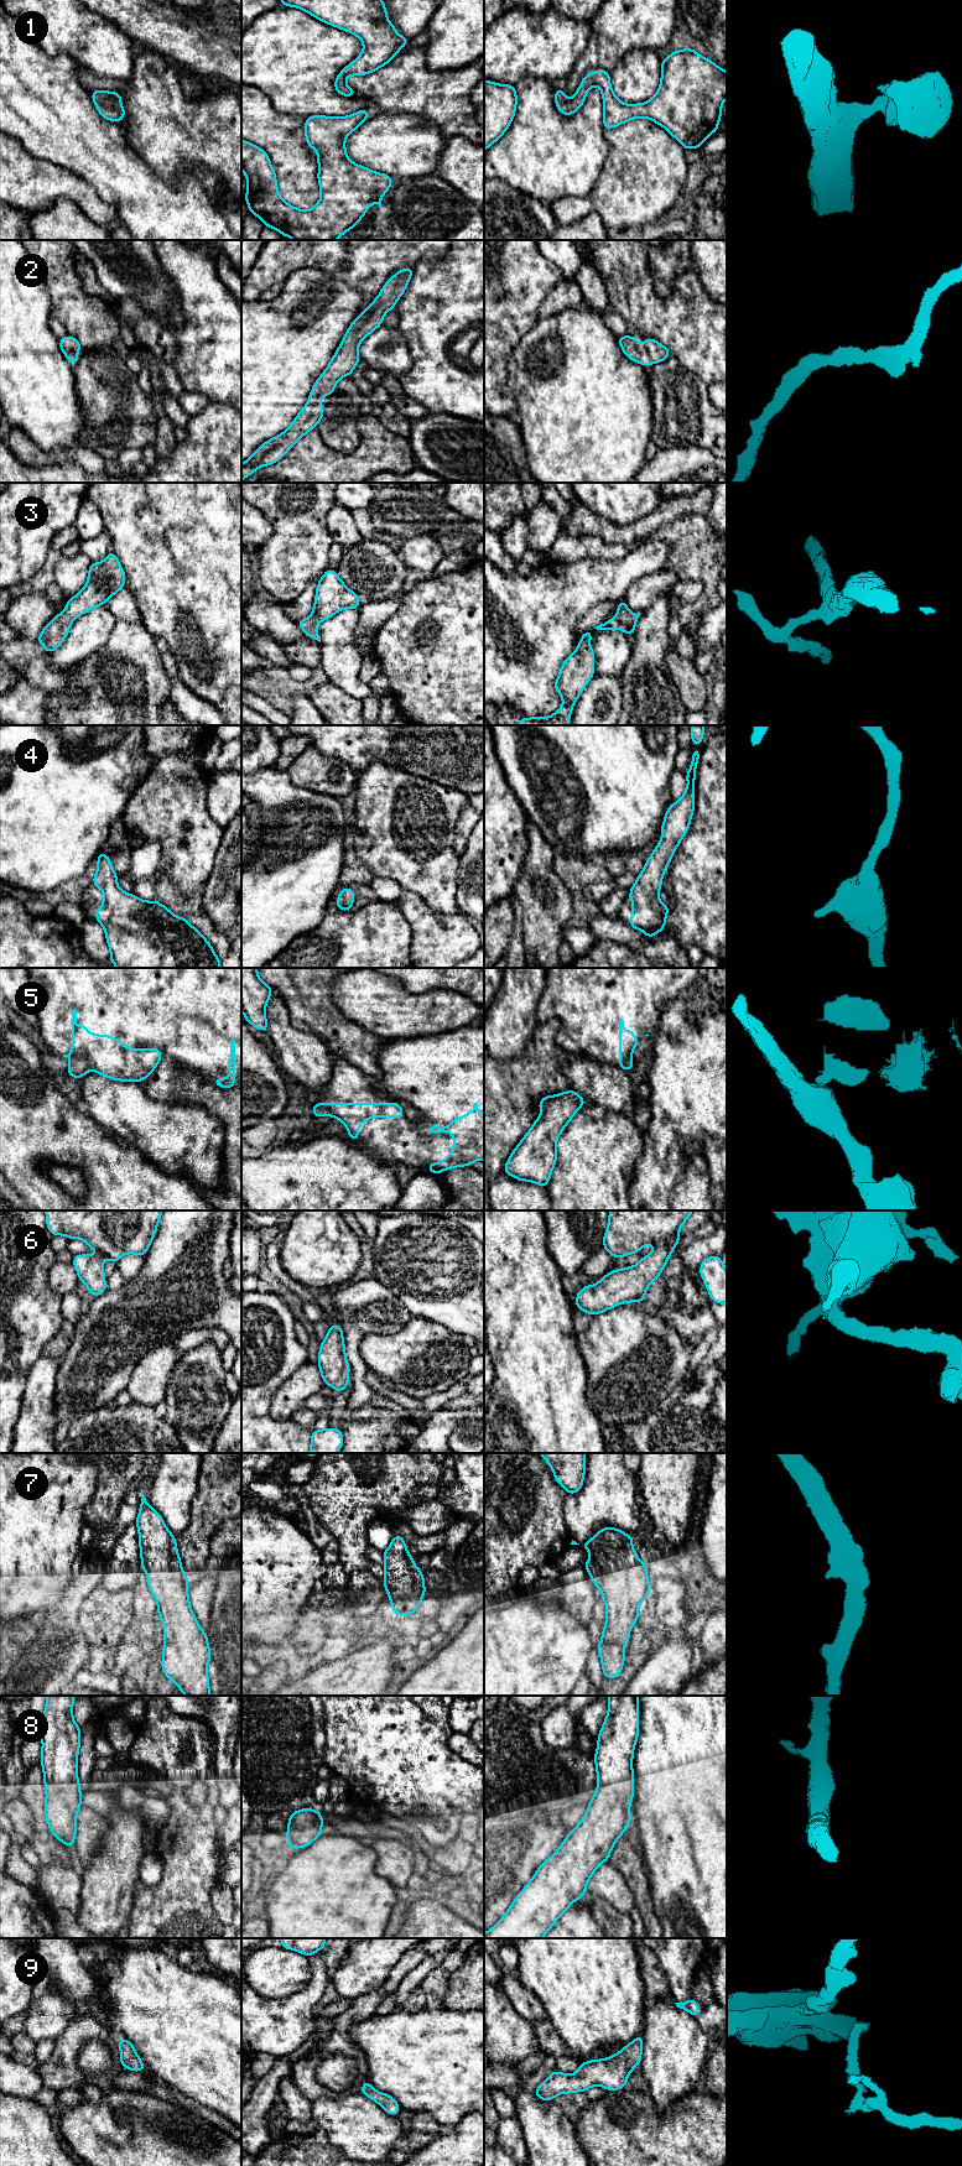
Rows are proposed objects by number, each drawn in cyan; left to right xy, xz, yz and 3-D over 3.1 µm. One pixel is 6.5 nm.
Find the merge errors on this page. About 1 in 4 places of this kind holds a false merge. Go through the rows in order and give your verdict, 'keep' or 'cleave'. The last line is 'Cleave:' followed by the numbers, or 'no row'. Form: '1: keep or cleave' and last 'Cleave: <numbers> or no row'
1: keep
2: keep
3: keep
4: keep
5: cleave
6: keep
7: keep
8: keep
9: keep
Cleave: 5

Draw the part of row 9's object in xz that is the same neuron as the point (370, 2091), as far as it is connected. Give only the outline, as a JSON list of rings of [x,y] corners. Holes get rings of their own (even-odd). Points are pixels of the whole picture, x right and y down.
[[[363,2082],[362,2084],[362,2093],[369,2098],[371,2098],[375,2103],[383,2107],[383,2109],[389,2114],[399,2114],[400,2107],[394,2097],[378,2092],[371,2084],[368,2082]]]

